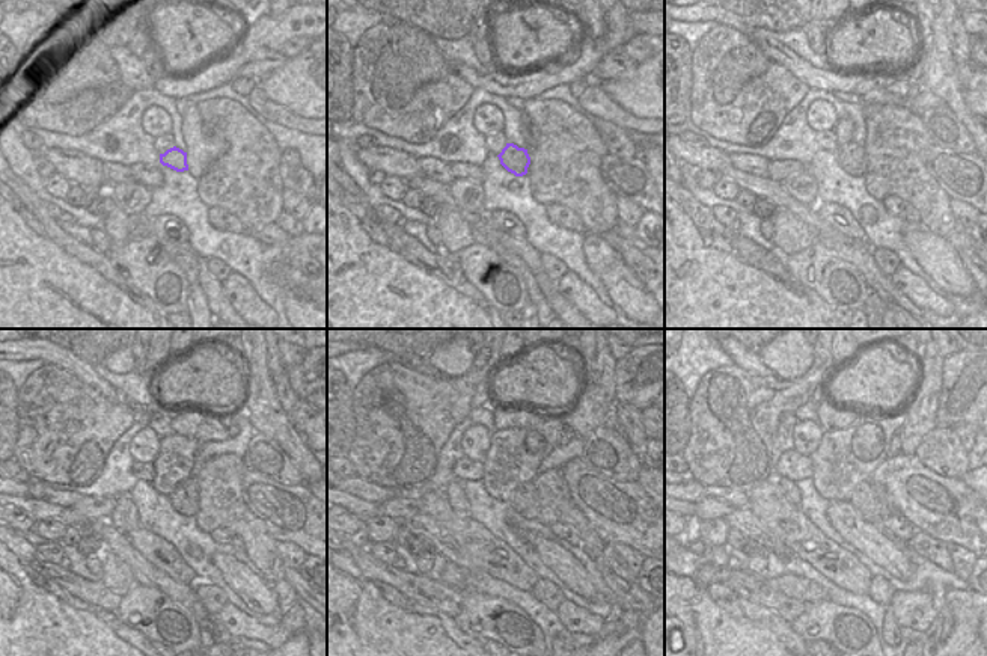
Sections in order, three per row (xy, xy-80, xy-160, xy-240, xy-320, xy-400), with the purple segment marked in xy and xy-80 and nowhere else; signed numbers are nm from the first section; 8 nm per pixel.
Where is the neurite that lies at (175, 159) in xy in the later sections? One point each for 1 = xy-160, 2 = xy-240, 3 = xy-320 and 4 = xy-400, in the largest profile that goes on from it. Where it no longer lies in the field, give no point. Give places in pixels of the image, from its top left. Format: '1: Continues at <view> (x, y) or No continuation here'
1: Continues at xy-160 (852, 157)
2: Continues at xy-240 (184, 498)
3: Continues at xy-320 (525, 501)
4: Continues at xy-400 (864, 499).

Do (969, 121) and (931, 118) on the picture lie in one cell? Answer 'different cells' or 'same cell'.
different cells

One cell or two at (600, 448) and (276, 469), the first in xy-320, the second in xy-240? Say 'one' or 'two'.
one

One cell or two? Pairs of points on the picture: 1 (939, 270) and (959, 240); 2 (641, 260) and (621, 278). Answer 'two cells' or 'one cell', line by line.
1: two cells
2: two cells

